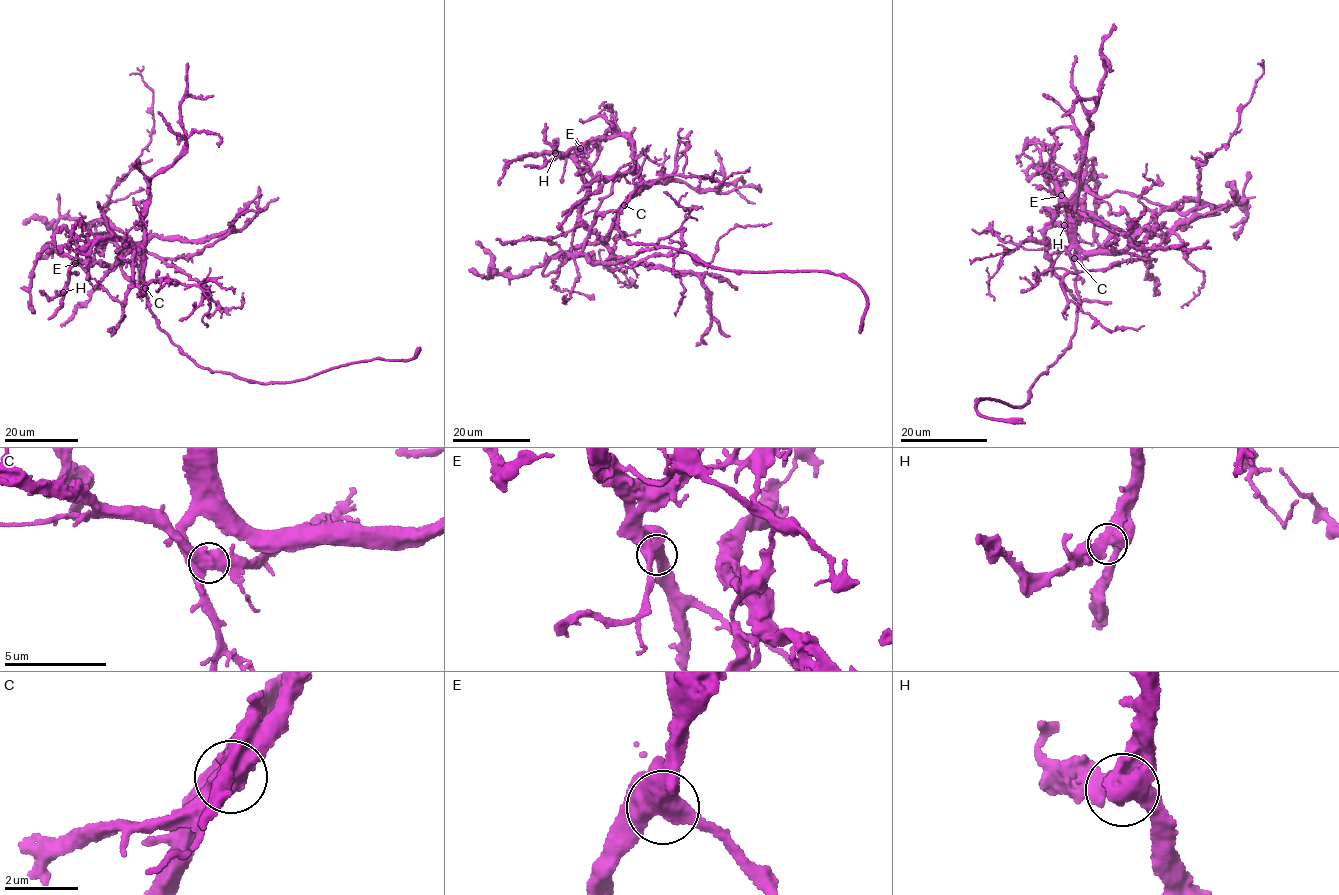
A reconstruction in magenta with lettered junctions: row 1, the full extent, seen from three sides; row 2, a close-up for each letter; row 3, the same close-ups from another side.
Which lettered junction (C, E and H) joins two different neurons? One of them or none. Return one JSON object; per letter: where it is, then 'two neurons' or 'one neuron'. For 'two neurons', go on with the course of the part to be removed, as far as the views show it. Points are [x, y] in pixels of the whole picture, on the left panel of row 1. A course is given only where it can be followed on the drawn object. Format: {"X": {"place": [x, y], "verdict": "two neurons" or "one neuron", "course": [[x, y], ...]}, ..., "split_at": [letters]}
{"C": {"place": [145, 288], "verdict": "two neurons", "course": [[145, 289], [125, 277], [124, 252], [107, 225], [96, 235], [106, 242], [89, 245], [81, 222], [69, 252]]}, "E": {"place": [75, 263], "verdict": "one neuron"}, "H": {"place": [63, 292], "verdict": "one neuron"}, "split_at": ["C"]}

